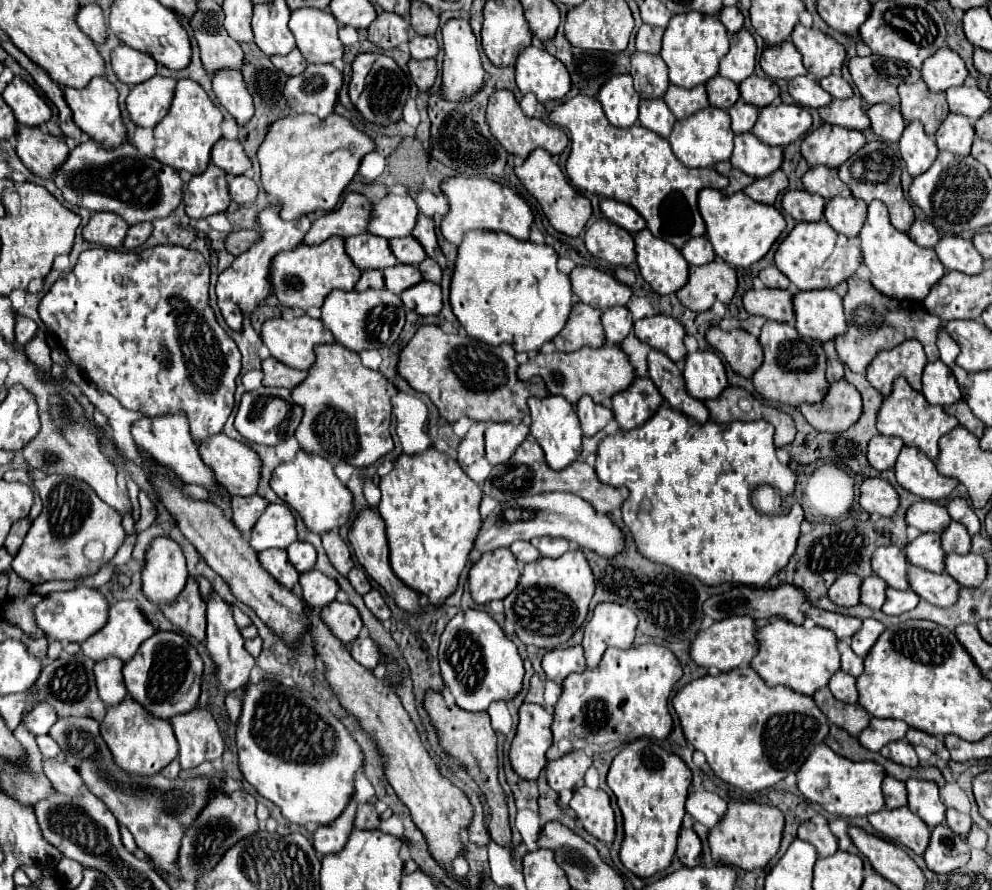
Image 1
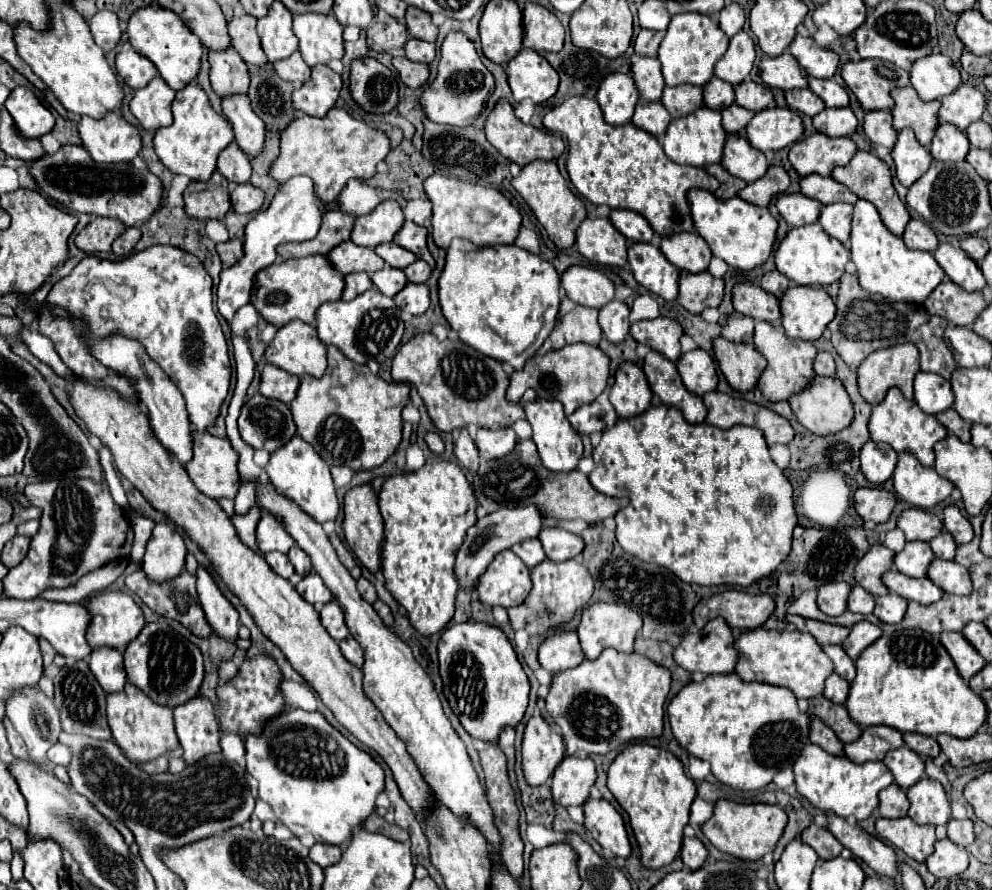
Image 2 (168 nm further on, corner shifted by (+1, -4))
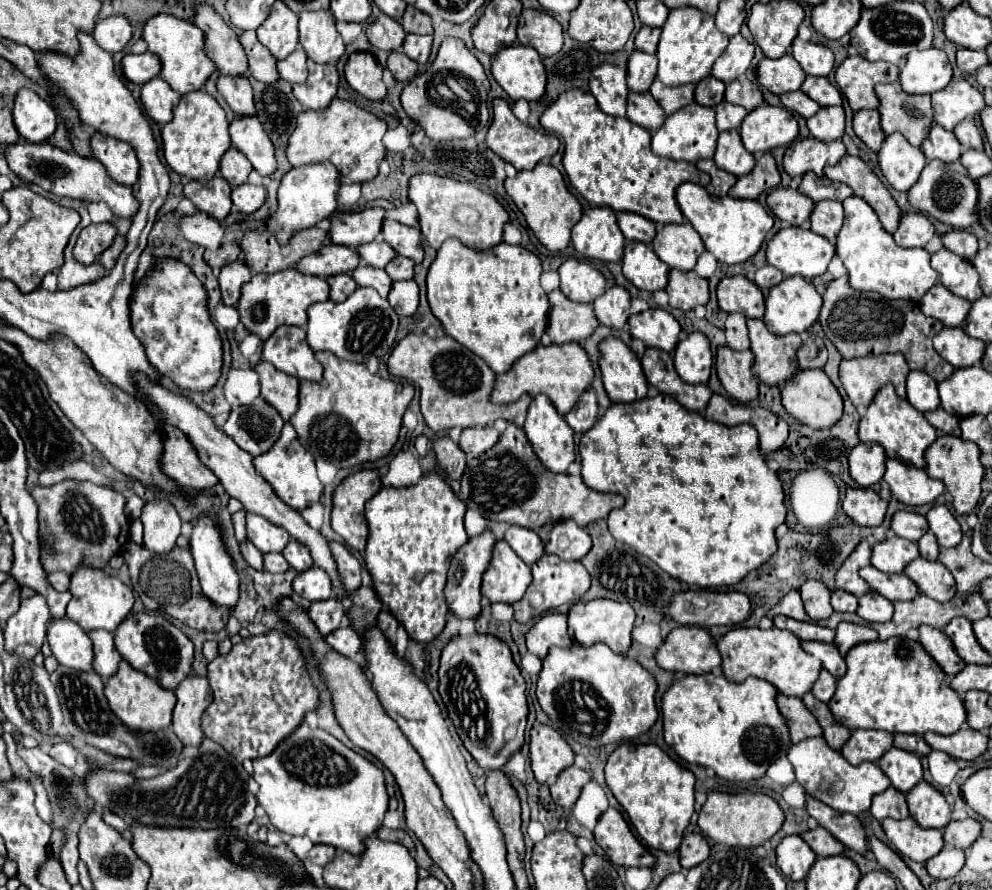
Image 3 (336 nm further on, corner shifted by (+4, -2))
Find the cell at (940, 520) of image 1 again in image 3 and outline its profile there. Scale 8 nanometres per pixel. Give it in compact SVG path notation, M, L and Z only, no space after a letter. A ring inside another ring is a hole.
M897 511L893 515L891 529L897 533L897 537L903 537L903 539L909 539L909 541L919 541L921 535L925 535L929 531L929 523L919 513Z

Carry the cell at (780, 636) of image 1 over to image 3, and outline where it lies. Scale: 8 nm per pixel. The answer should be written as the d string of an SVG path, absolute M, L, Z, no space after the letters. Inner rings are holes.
M737 627L723 635L723 639L717 643L717 649L723 657L723 673L733 683L743 683L749 675L765 679L773 683L779 693L789 697L803 697L813 689L813 681L819 679L821 661L817 661L813 655L803 651L801 641L791 635L791 631L785 629L769 629L763 631L759 627Z

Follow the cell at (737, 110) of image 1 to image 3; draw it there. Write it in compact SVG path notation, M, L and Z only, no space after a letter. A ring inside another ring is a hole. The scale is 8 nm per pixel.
M723 101L715 107L717 111L717 129L719 131L729 131L729 129L739 129L743 117L747 111L741 105L733 105L729 101Z

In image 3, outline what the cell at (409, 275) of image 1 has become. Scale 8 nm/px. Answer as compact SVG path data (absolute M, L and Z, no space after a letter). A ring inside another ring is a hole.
M359 265L355 271L353 271L353 279L359 283L359 285L365 285L365 287L373 287L379 291L381 297L387 297L387 293L391 291L391 277L385 273L385 269L377 269L377 267L371 267L371 265Z

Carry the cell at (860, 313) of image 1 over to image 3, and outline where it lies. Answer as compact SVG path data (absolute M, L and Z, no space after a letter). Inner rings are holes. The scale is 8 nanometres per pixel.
M849 277L833 279L823 295L823 309L819 323L825 335L837 347L843 359L879 355L879 353L903 353L911 369L929 373L937 383L951 377L955 367L945 363L941 355L933 349L933 337L943 329L943 323L933 317L925 317L919 305L913 301L891 301L877 293L861 293L849 285Z

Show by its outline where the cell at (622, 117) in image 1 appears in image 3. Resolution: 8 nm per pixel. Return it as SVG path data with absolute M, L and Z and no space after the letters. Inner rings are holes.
M607 63L593 69L589 89L603 113L613 117L625 117L629 89L627 89L627 73L623 69Z

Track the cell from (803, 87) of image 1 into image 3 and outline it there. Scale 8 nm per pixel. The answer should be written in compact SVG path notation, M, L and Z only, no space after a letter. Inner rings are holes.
M789 91L789 93L781 95L781 103L785 109L799 113L805 119L809 119L811 115L815 115L819 111L819 105L813 99L809 99L803 91Z

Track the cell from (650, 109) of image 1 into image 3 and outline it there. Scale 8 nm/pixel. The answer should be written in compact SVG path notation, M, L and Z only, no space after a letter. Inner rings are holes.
M629 93L627 117L635 125L641 125L649 131L657 131L667 115L661 109L661 105L657 105L653 95L649 95L649 93Z

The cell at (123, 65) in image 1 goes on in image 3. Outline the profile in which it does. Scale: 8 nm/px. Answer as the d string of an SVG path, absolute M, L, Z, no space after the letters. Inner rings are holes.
M153 53L125 55L123 61L121 61L121 65L123 65L123 75L131 83L137 83L137 85L143 85L149 79L157 77L159 75L159 67L161 67L157 55L153 55Z

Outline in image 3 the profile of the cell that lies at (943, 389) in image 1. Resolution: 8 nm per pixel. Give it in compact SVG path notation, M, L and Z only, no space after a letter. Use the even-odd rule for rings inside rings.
M909 371L909 375L907 375L907 399L921 413L933 411L941 403L937 383L929 375L925 375L925 371Z

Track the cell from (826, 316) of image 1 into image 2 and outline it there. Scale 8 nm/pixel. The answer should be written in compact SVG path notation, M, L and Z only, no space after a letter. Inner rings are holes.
M792 285L780 299L780 313L788 337L814 341L822 337L826 325L834 319L836 305L822 287Z

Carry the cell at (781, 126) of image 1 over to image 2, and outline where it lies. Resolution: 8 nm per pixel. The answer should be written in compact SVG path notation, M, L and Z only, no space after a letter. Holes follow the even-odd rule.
M774 107L758 111L746 125L748 141L758 151L778 151L796 143L804 133L802 119L796 111L786 107Z

